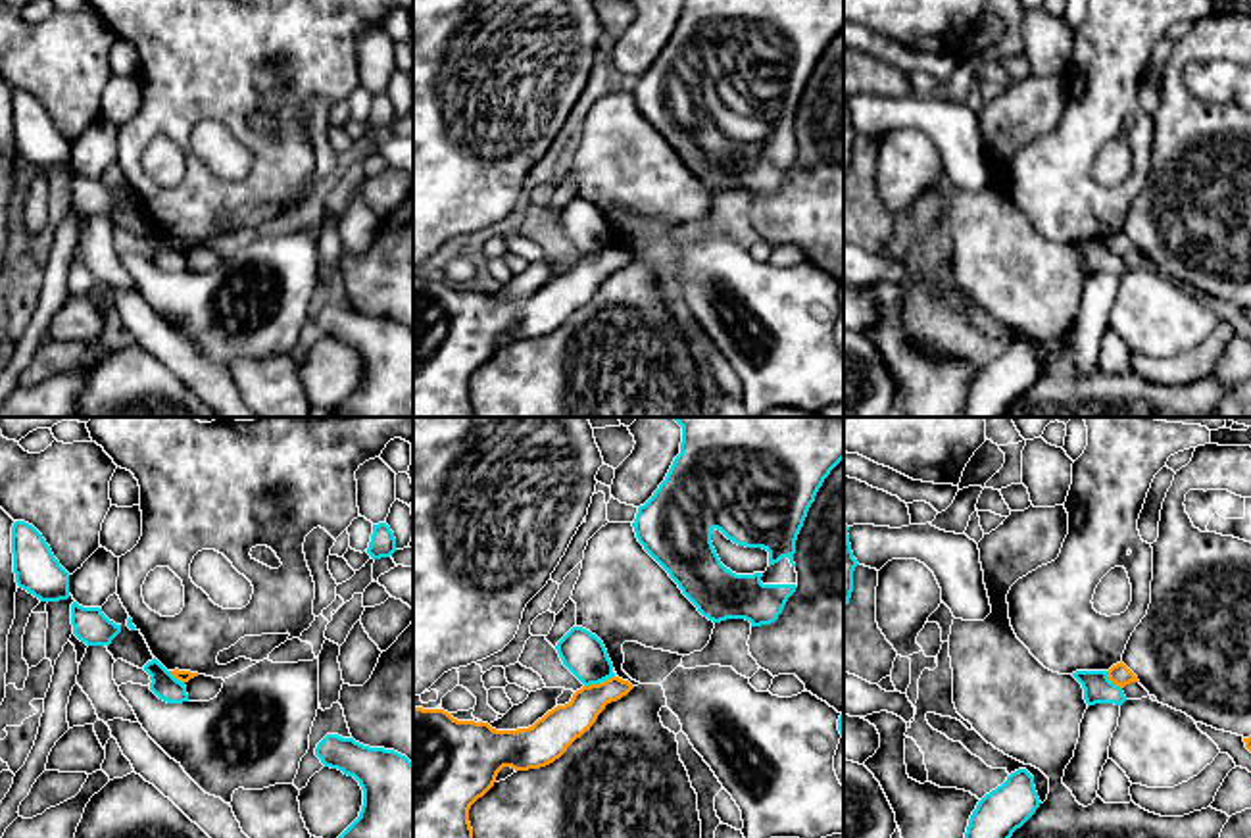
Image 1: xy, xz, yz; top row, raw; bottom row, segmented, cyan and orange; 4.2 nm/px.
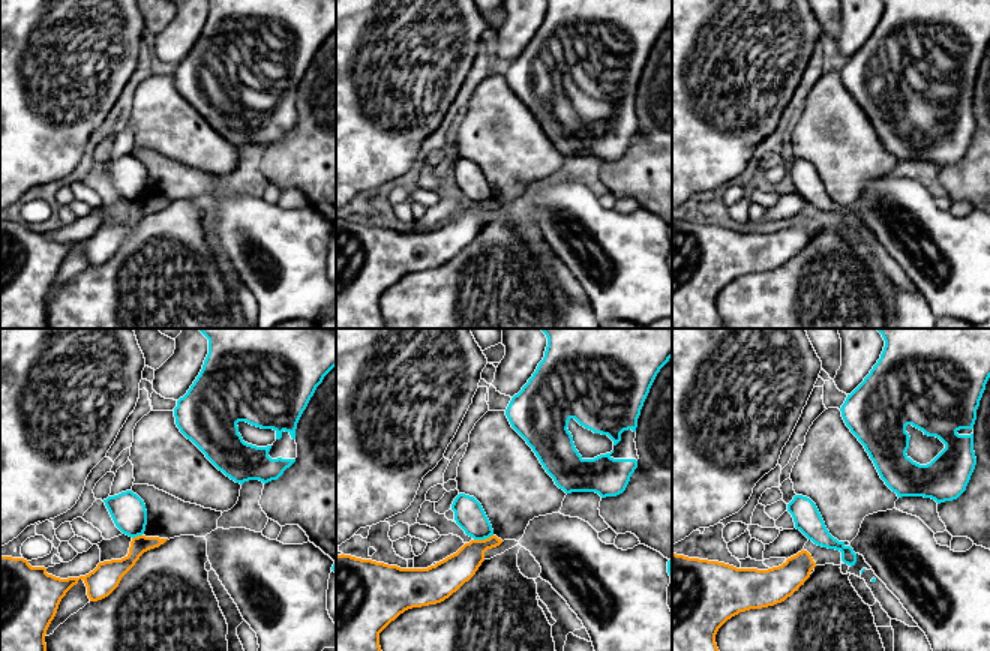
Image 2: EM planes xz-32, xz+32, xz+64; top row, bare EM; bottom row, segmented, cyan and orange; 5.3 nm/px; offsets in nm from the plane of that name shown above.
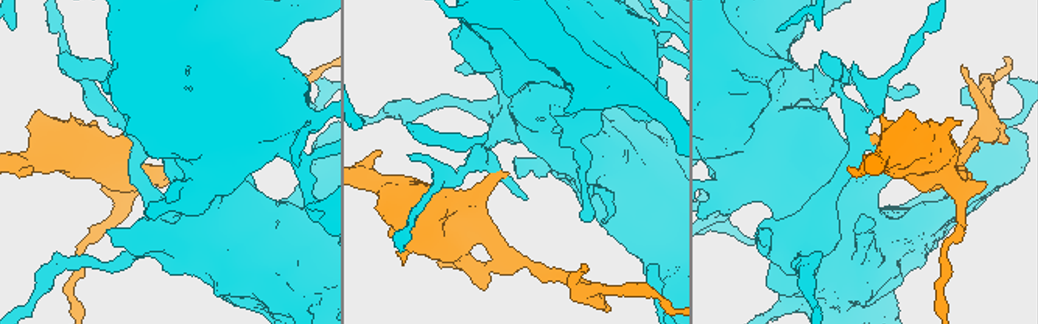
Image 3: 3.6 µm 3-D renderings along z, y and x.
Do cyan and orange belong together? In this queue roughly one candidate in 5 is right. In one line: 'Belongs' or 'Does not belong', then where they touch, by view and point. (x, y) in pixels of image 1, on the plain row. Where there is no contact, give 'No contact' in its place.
Does not belong. Touches cyan at xz (598, 252)

